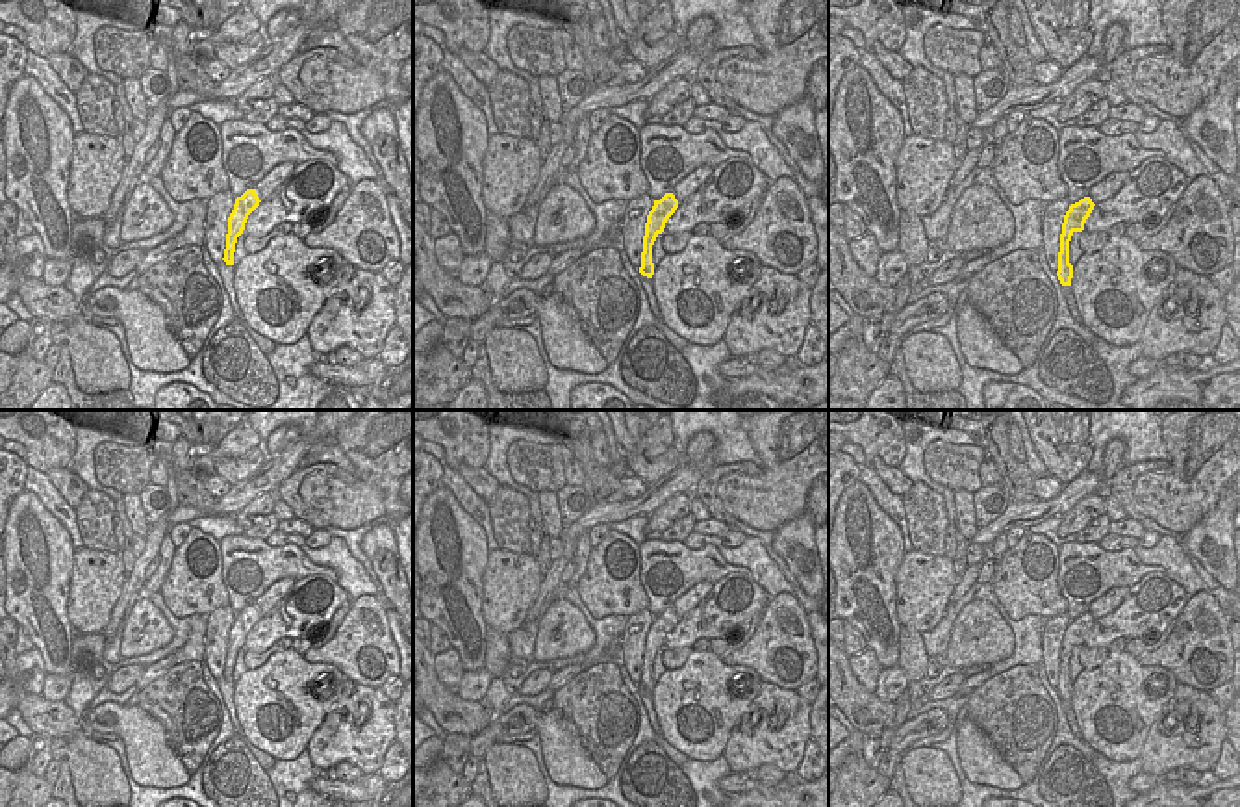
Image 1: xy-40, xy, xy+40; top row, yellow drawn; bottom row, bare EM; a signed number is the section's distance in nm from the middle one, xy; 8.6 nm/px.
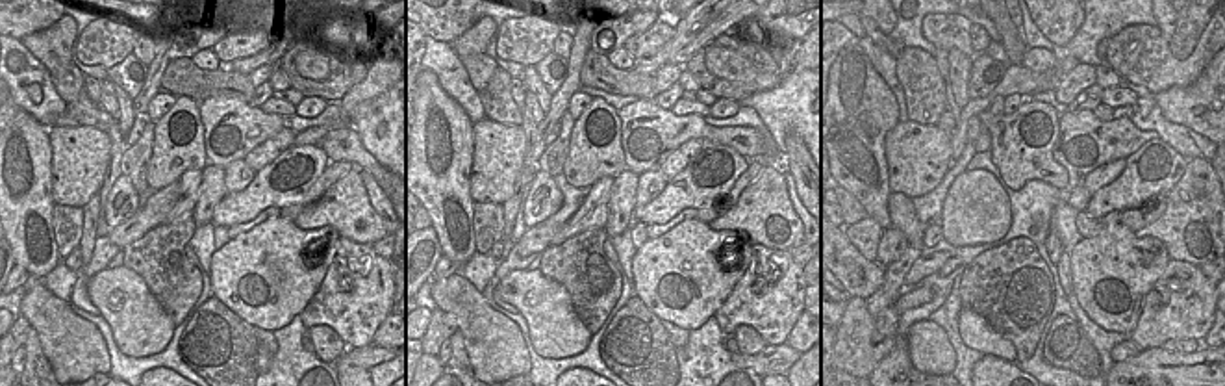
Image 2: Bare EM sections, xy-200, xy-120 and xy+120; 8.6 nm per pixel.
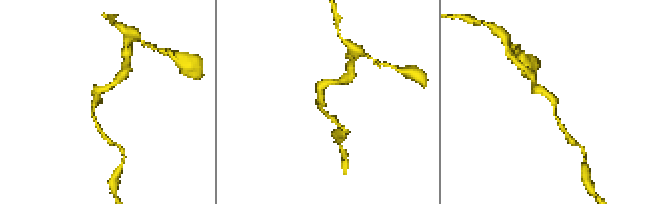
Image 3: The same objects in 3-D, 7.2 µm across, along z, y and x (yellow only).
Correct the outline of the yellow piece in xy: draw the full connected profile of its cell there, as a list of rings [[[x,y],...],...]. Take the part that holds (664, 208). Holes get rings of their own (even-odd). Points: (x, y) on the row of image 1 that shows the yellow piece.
[[[665,193],[660,200],[654,200],[654,206],[647,215],[641,267],[639,267],[639,273],[647,278],[652,278],[654,275],[652,245],[656,237],[664,232],[667,219],[675,213],[677,208],[678,200],[675,199],[675,195]]]

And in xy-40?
[[[247,189],[235,199],[234,210],[228,217],[226,249],[222,258],[226,265],[234,265],[237,237],[243,234],[248,215],[259,206],[259,202],[256,189]]]

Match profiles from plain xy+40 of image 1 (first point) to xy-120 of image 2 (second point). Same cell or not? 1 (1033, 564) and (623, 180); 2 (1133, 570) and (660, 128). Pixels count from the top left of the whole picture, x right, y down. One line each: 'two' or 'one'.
1: two
2: one

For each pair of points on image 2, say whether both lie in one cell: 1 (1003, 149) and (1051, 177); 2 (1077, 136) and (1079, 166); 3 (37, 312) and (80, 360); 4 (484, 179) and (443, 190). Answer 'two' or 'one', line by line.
1: one
2: one
3: one
4: two

